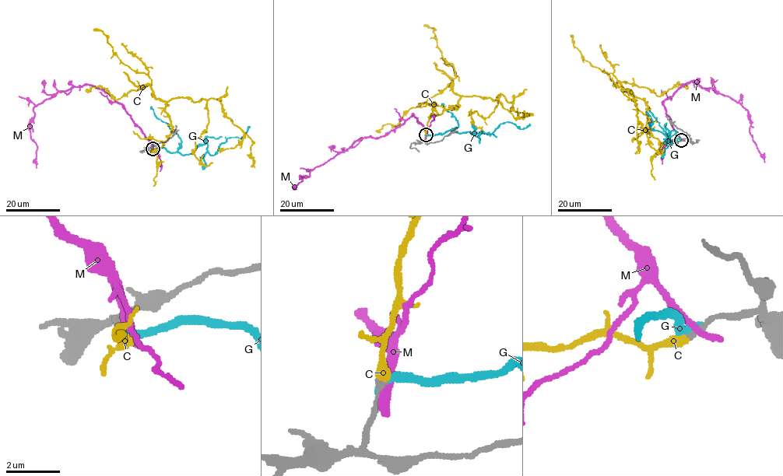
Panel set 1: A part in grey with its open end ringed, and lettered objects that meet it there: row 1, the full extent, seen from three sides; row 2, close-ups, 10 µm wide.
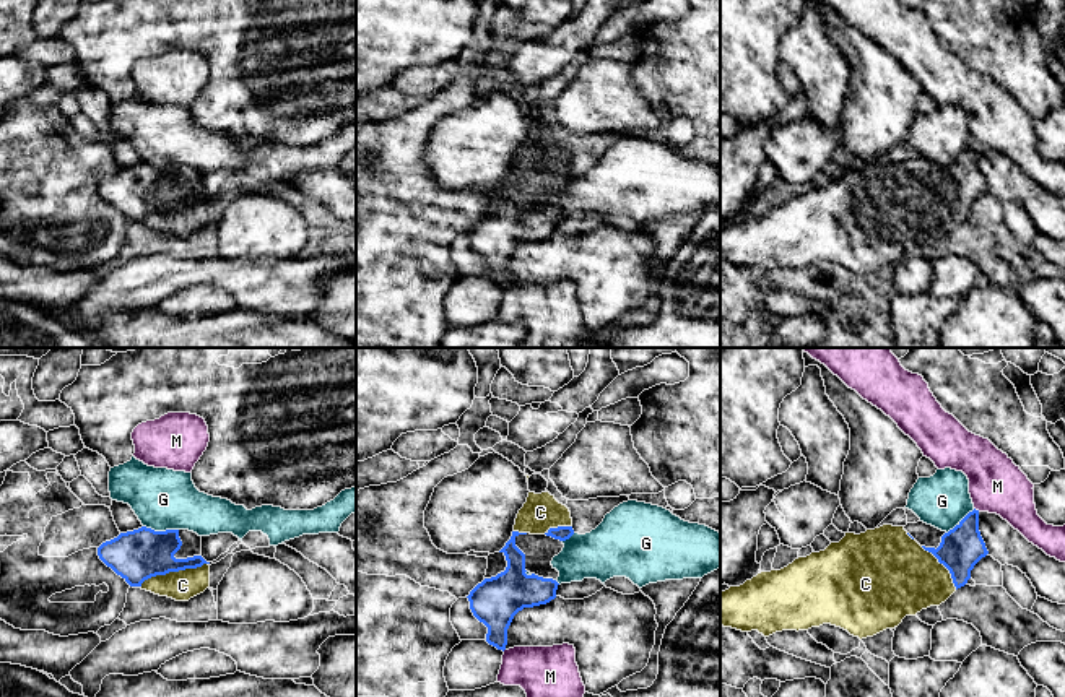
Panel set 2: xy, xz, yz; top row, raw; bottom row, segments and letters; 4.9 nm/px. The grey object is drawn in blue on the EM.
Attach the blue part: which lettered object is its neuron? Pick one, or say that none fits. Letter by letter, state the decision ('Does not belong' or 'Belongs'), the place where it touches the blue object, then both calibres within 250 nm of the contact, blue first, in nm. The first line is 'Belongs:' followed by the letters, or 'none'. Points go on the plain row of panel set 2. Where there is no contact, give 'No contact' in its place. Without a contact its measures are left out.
Belongs: C
C: Belongs. Touches blue at xy (173, 207). Thickness 260 nm (blue) against 150 nm
G: Does not belong. Touches blue at xy (161, 168). Thickness 260 nm (blue) against 300 nm
M: Does not belong. Touches blue at yz (978, 147). Thickness 220 nm (blue) against 280 nm

